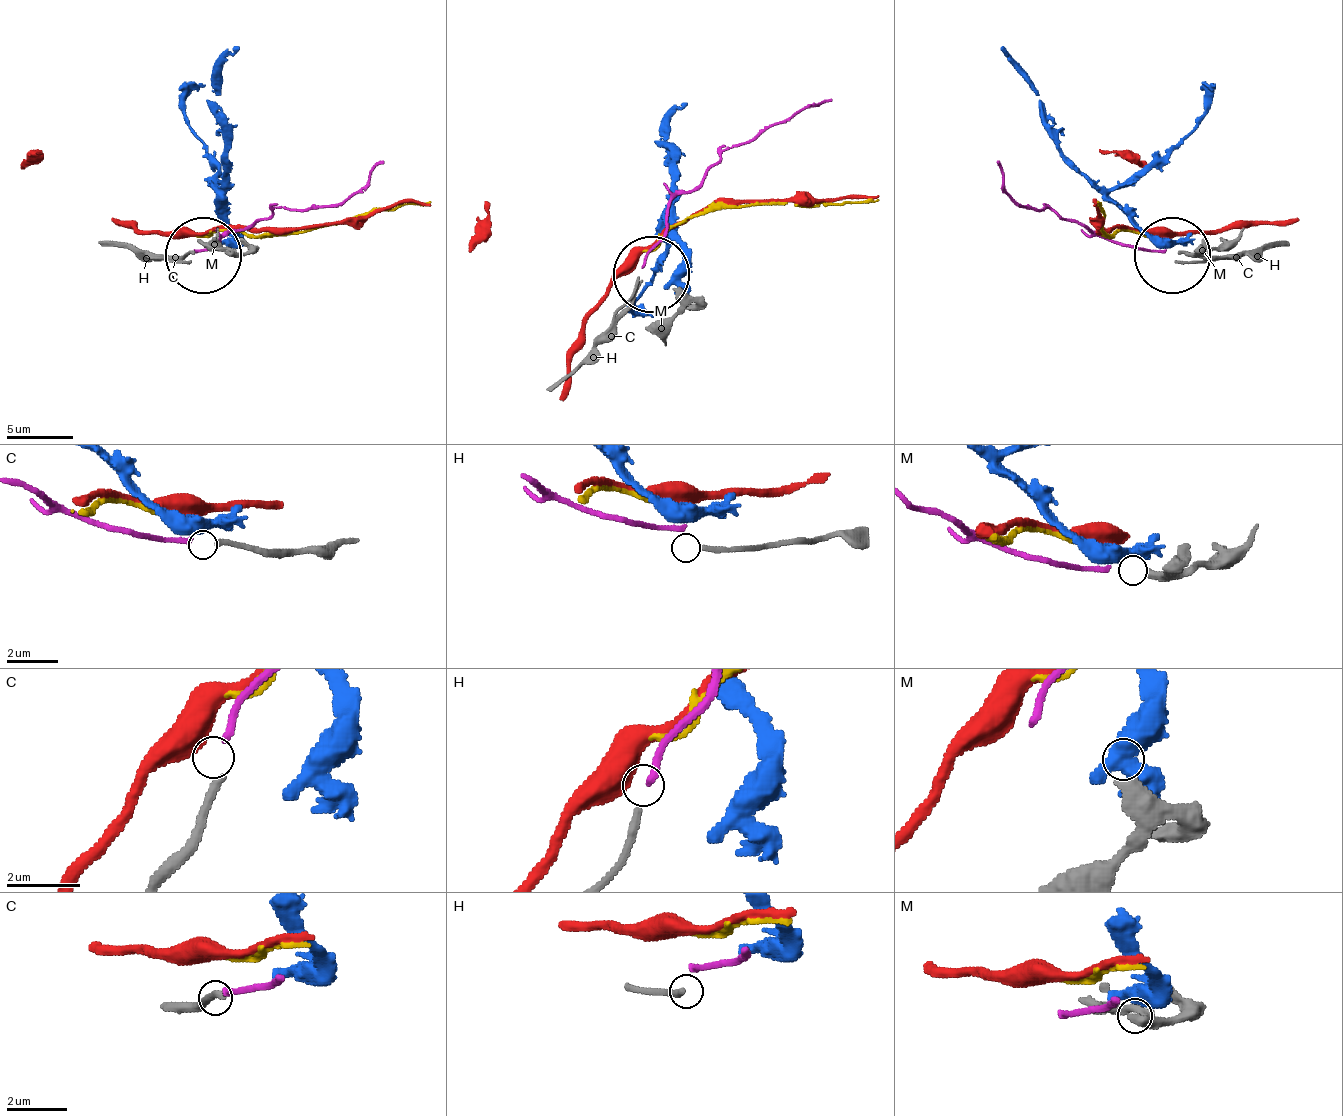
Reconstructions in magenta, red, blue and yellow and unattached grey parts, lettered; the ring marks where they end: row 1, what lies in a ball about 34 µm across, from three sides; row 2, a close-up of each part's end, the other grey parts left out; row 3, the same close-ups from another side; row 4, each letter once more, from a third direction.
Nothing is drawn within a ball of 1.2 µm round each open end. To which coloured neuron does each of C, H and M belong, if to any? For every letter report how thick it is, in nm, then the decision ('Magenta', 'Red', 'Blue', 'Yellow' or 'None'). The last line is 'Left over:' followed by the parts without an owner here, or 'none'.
C: Thickness 200 nm. Magenta
H: Thickness 220 nm. None
M: Thickness 480 nm. None
Left over: H, M

